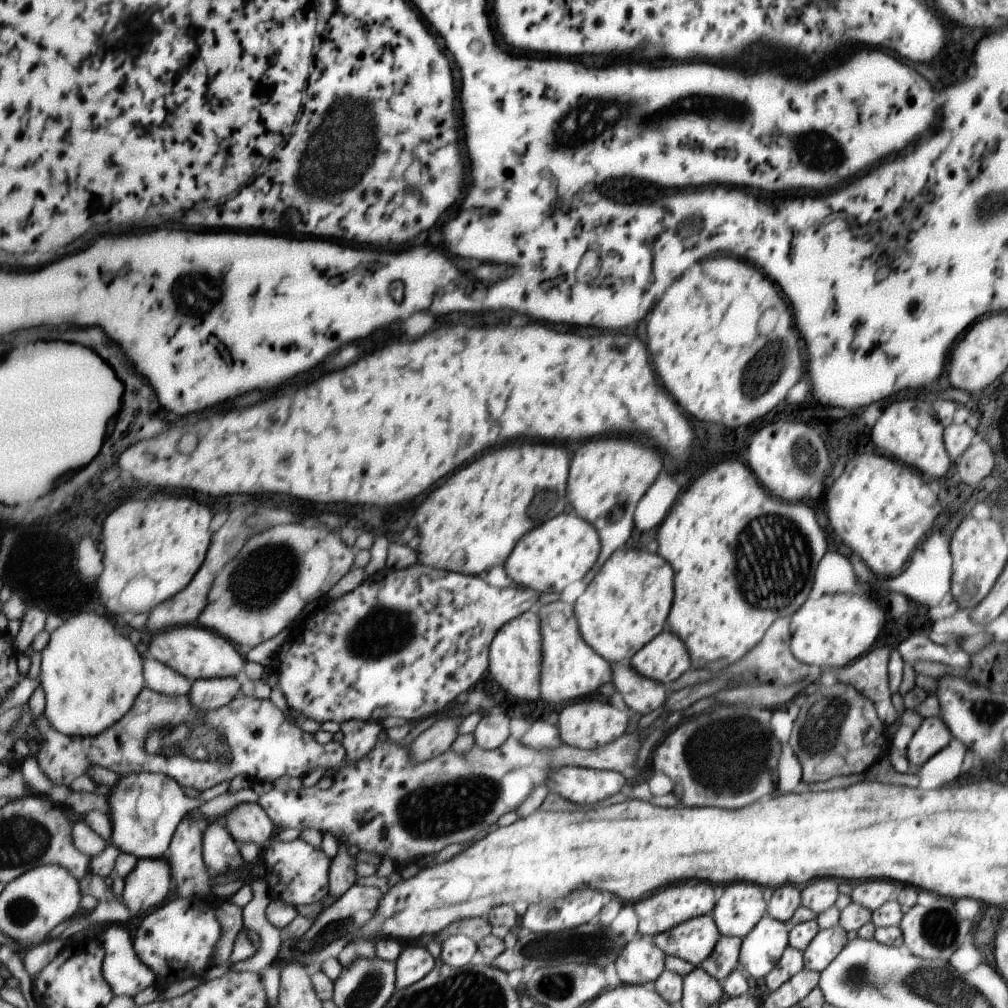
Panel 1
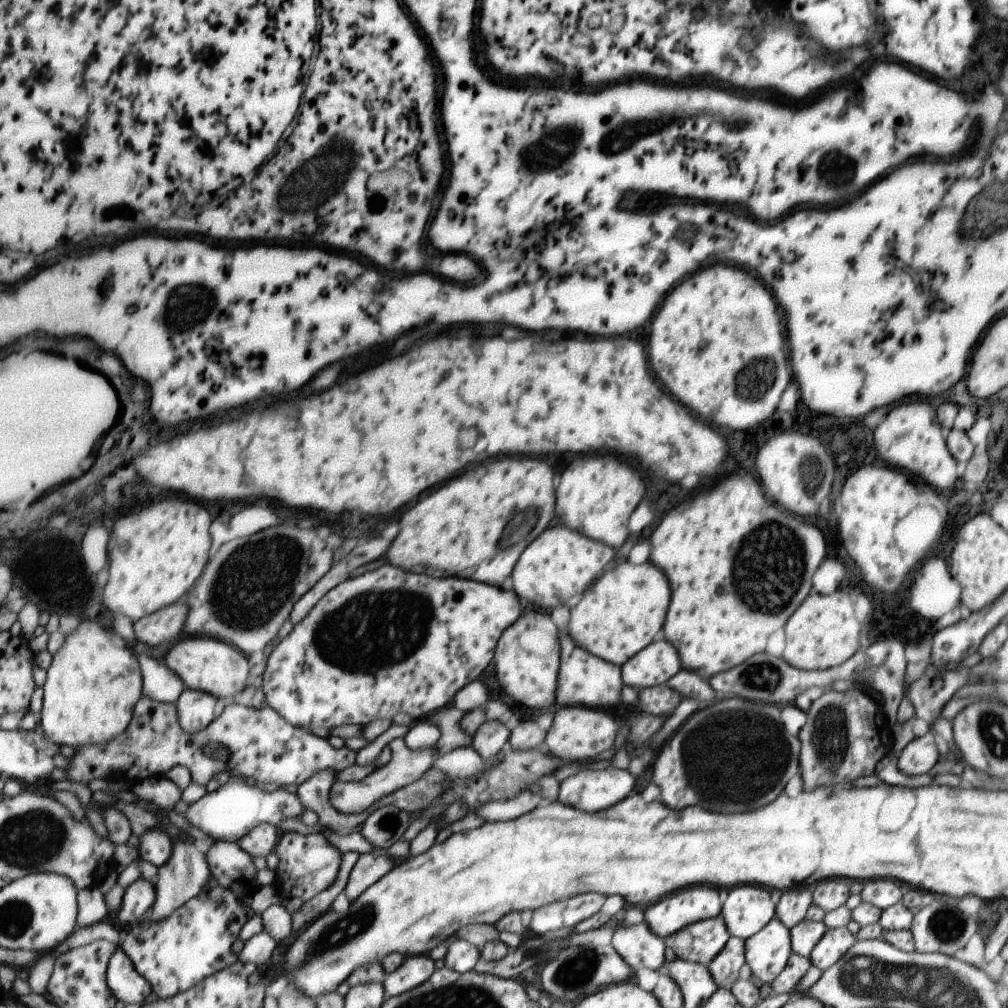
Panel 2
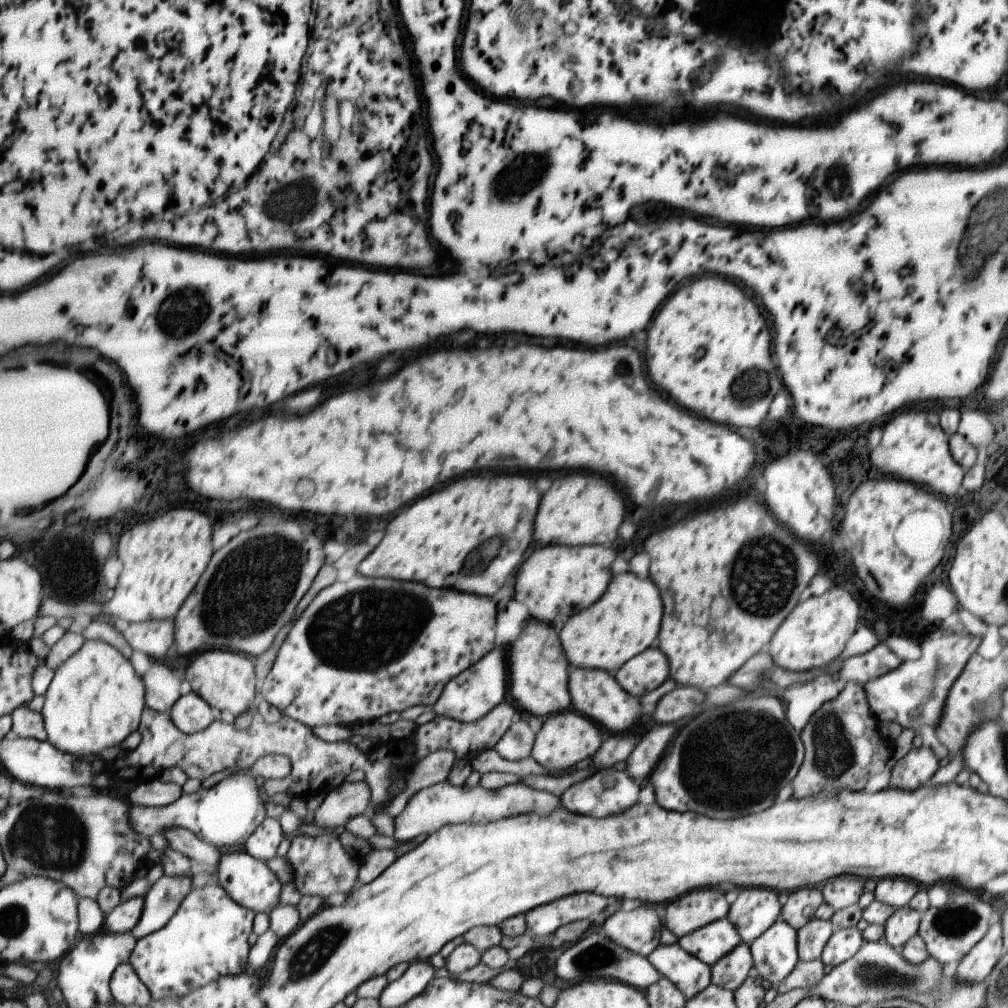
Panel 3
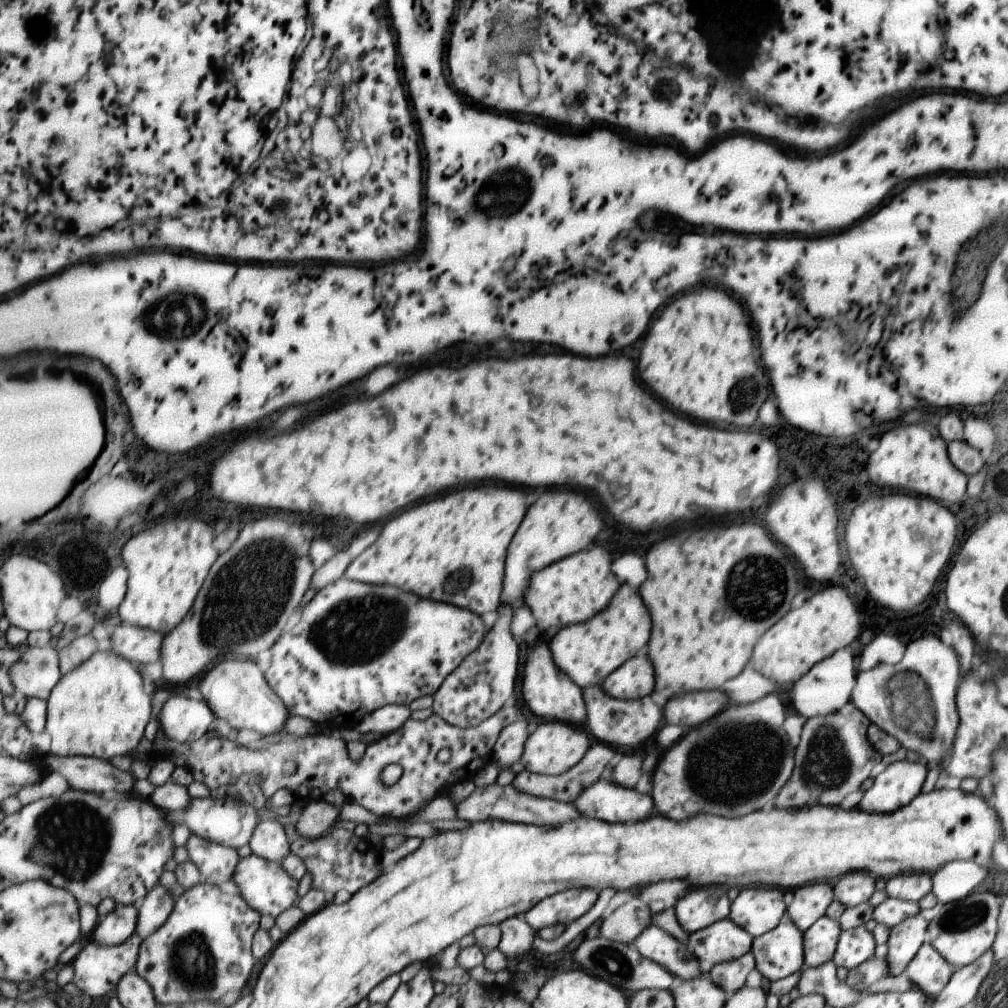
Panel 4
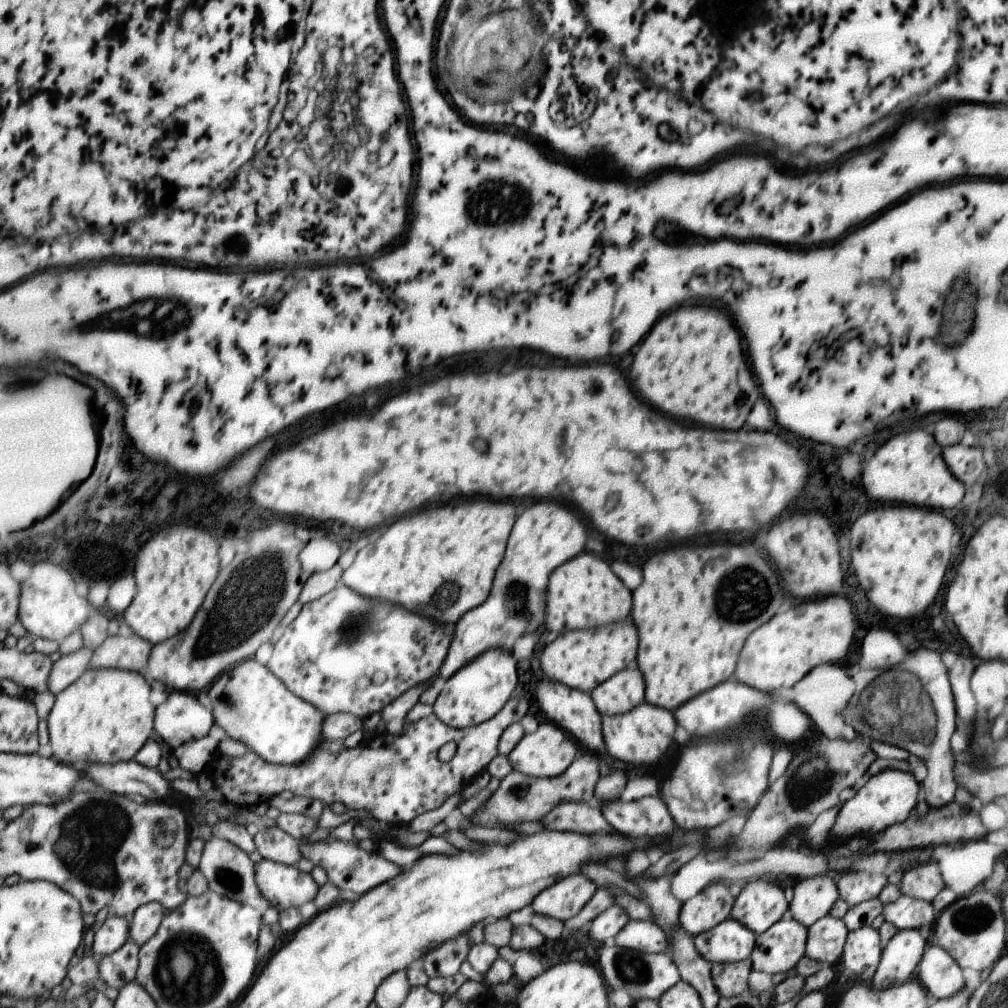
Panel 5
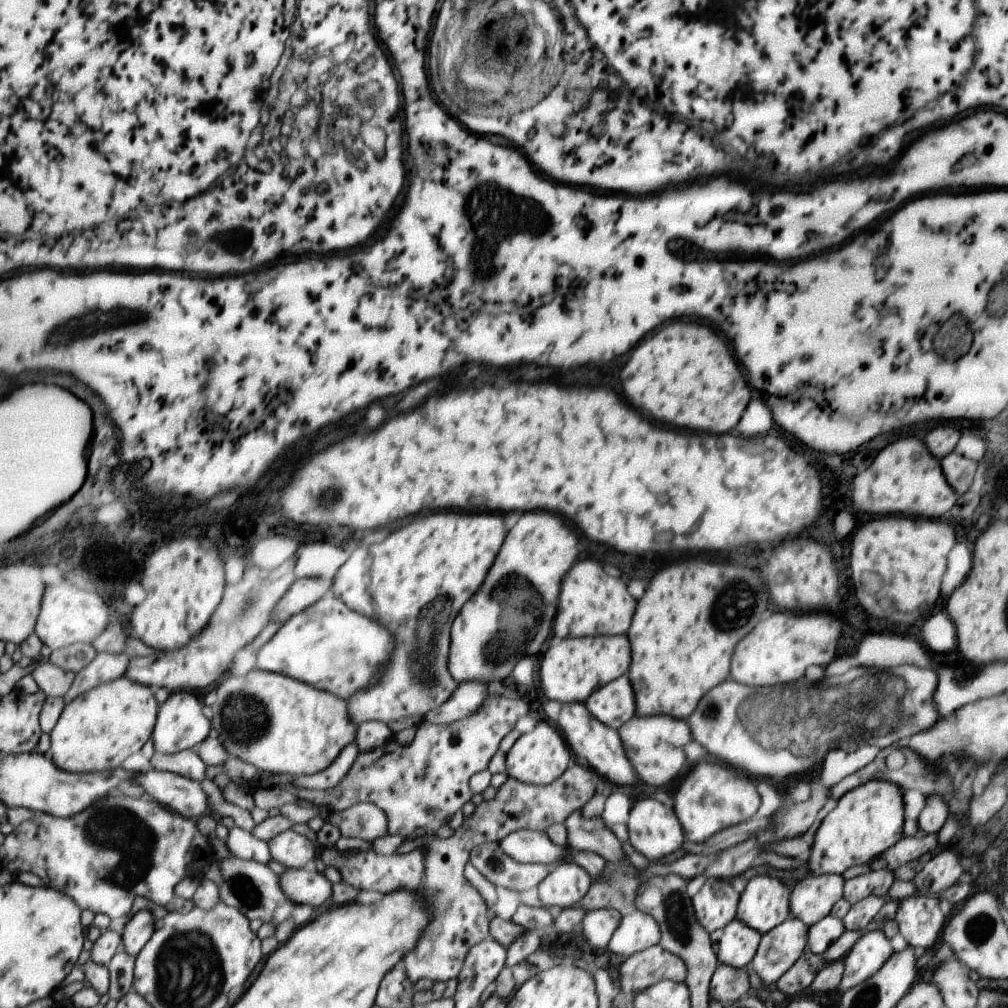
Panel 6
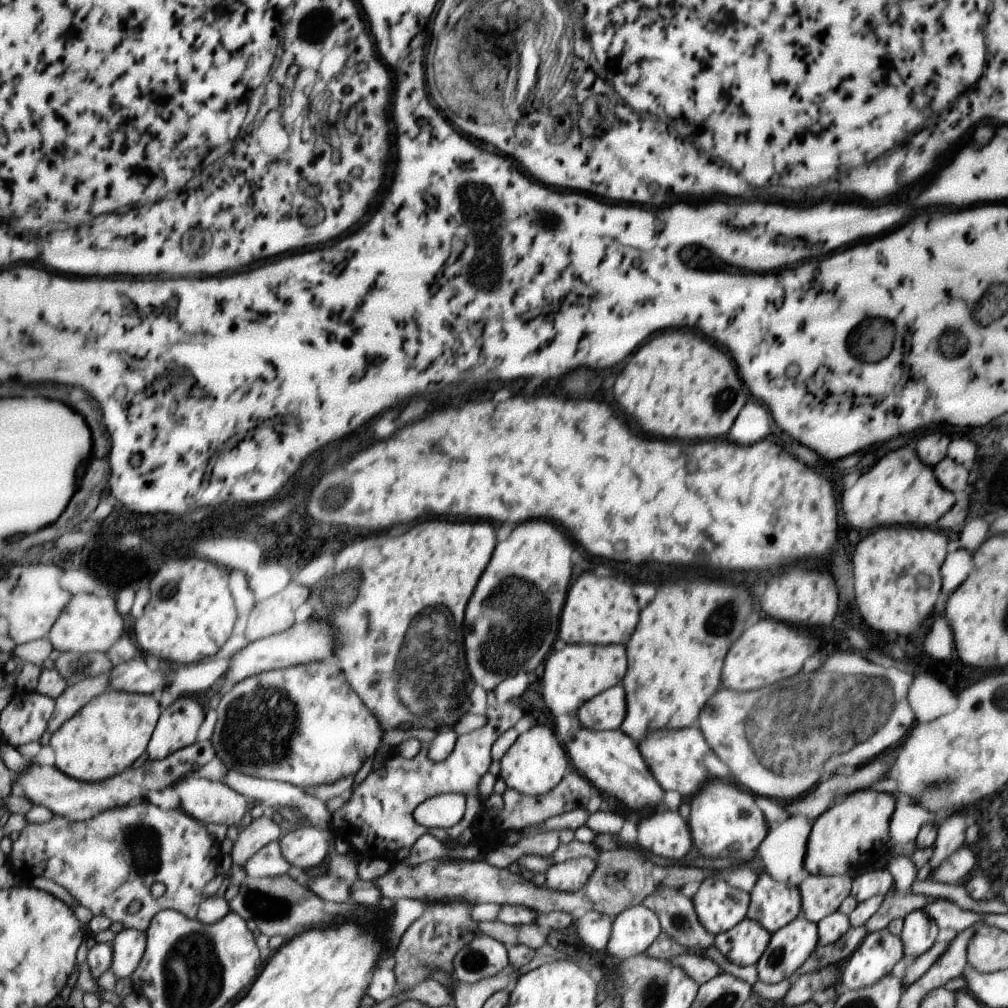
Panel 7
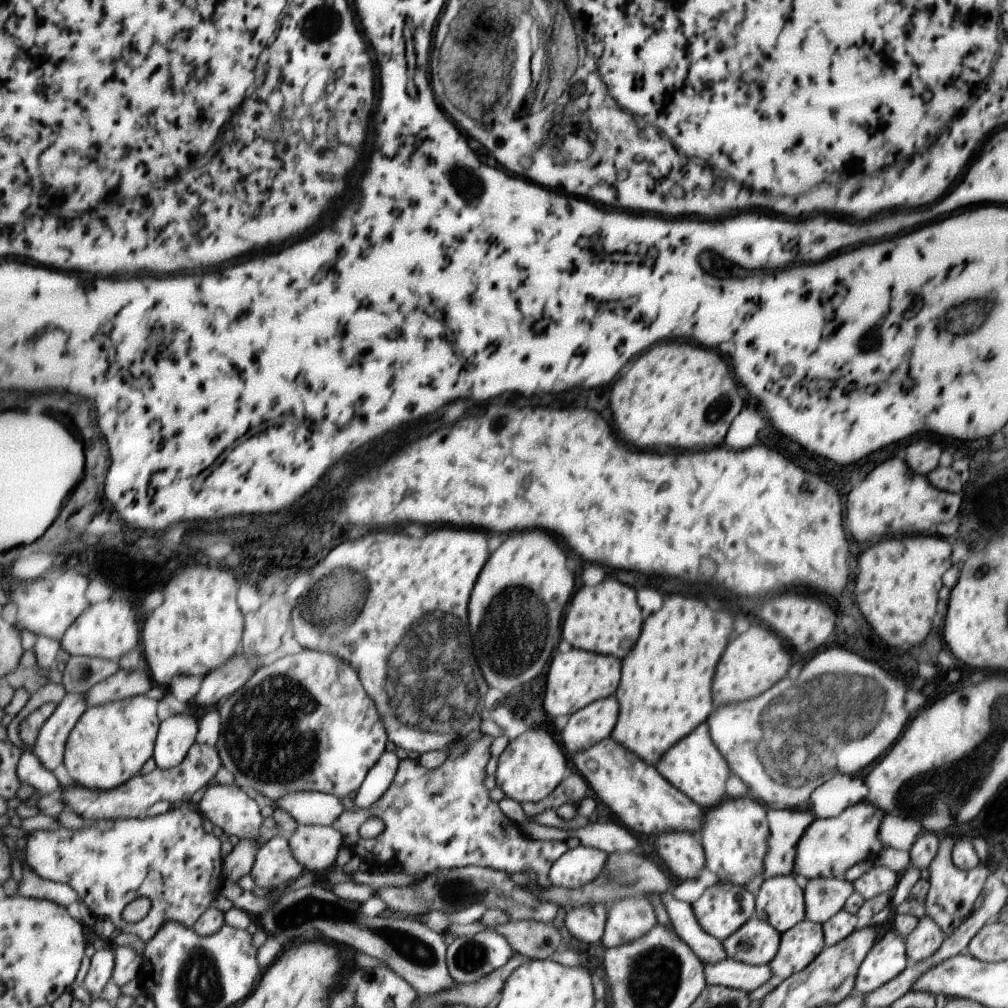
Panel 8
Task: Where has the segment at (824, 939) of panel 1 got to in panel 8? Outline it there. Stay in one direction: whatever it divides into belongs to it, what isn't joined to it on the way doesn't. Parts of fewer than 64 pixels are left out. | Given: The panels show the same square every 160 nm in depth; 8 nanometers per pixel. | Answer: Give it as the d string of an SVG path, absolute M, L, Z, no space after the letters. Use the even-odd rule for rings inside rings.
M894 931L885 932L863 957L854 978L853 992L863 996L873 993L878 986L897 977L905 969L905 953L903 938Z

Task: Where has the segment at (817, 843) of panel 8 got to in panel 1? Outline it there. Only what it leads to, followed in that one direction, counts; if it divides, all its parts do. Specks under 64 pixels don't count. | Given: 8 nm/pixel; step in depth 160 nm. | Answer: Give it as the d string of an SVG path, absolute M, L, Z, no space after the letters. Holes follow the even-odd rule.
M940 715L924 717L907 745L907 760L921 766L929 756L950 744L953 736Z

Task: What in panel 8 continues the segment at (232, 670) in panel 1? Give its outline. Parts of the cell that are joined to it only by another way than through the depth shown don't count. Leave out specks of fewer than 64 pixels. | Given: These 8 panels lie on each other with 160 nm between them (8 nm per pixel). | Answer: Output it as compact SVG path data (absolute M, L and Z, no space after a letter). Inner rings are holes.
M305 649L297 656L285 656L275 664L257 670L255 678L233 694L233 700L223 706L220 715L223 724L216 747L222 766L235 775L237 786L244 791L255 791L275 802L293 791L317 791L338 797L357 792L386 752L390 740L386 724L358 671L338 656L313 649Z

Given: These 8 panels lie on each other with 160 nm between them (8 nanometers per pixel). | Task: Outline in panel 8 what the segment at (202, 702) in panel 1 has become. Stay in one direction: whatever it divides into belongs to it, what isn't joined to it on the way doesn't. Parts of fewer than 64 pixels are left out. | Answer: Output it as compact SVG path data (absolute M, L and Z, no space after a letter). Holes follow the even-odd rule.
M188 710L162 722L152 758L162 769L176 767L196 743L199 721Z

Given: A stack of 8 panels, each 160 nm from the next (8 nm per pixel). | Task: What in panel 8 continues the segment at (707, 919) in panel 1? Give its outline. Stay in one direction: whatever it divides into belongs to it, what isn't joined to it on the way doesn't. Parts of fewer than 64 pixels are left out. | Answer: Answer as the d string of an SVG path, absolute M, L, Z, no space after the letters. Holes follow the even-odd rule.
M755 917L721 941L730 959L748 965L767 965L778 950L780 936L770 923Z

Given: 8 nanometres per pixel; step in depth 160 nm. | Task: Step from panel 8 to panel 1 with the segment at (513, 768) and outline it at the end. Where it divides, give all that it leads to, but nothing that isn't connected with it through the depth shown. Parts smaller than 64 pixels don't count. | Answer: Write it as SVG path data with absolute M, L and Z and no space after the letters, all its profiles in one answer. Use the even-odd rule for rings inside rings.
M579 700L567 704L556 722L559 738L562 744L578 749L598 749L609 745L617 736L621 737L626 732L628 716L624 710L617 710L607 702L599 700Z

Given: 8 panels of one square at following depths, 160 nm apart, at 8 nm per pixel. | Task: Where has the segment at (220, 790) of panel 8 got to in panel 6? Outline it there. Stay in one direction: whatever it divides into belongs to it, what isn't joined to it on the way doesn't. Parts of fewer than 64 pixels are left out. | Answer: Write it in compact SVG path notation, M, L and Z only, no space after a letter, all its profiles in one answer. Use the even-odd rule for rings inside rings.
M152 769L136 773L136 778L132 780L144 789L146 797L179 814L200 819L205 813L212 812L212 805L201 783L183 775Z

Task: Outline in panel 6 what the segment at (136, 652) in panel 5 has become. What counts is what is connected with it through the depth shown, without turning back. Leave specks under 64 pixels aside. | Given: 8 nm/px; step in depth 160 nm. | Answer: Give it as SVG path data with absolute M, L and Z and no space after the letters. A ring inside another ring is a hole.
M125 651L120 653L98 652L89 666L77 673L76 679L65 698L66 702L80 697L96 686L122 677L130 668L132 660L133 657L129 657Z

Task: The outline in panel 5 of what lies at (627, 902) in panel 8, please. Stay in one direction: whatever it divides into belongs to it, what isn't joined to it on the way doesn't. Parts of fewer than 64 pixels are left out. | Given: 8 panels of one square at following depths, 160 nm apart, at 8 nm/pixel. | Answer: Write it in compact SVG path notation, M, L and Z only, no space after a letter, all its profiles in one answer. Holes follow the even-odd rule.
M629 920L613 941L618 947L648 955L668 954L667 934L651 921Z

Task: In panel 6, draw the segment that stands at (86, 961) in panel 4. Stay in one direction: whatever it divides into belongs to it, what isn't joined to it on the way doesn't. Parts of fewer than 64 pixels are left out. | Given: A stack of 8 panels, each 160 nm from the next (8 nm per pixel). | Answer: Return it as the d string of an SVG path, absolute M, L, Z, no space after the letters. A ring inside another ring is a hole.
M121 949L109 962L109 974L111 974L111 986L107 992L109 999L119 1000L133 990L133 980L135 980L135 955L129 954L125 949Z

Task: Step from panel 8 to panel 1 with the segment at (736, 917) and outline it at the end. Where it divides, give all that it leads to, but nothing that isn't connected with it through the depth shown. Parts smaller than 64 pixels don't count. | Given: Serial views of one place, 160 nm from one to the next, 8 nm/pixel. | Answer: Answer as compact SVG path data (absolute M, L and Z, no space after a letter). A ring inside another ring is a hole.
M697 882L695 886L687 886L687 884L665 886L663 890L657 890L655 894L651 894L651 898L643 898L643 902L633 904L637 921L636 932L653 936L664 930L669 930L672 926L687 919L710 914L711 908L714 908L715 897L713 888L709 884L703 884L703 882Z

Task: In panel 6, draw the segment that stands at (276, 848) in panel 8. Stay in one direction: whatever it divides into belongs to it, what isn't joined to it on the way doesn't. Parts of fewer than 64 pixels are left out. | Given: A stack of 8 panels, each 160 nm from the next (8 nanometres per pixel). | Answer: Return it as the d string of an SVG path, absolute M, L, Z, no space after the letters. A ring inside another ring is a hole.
M234 826L229 830L225 846L228 853L239 858L253 859L263 864L273 859L268 842L241 827Z

